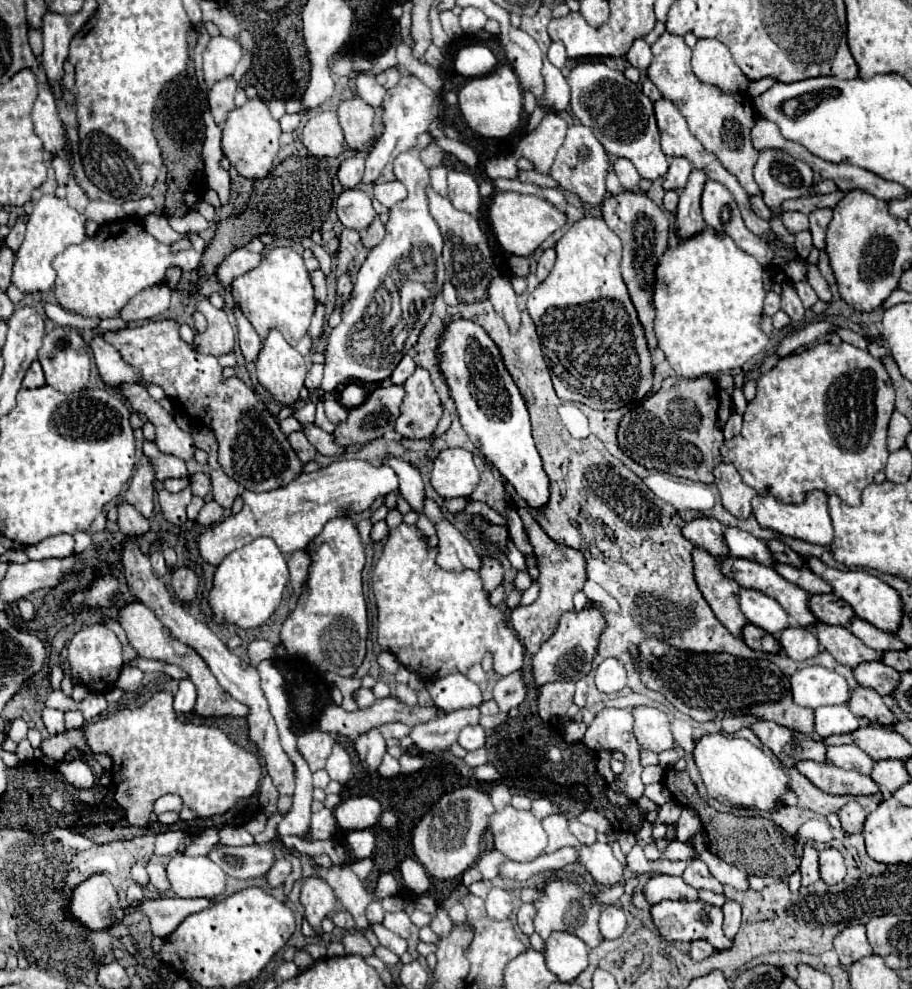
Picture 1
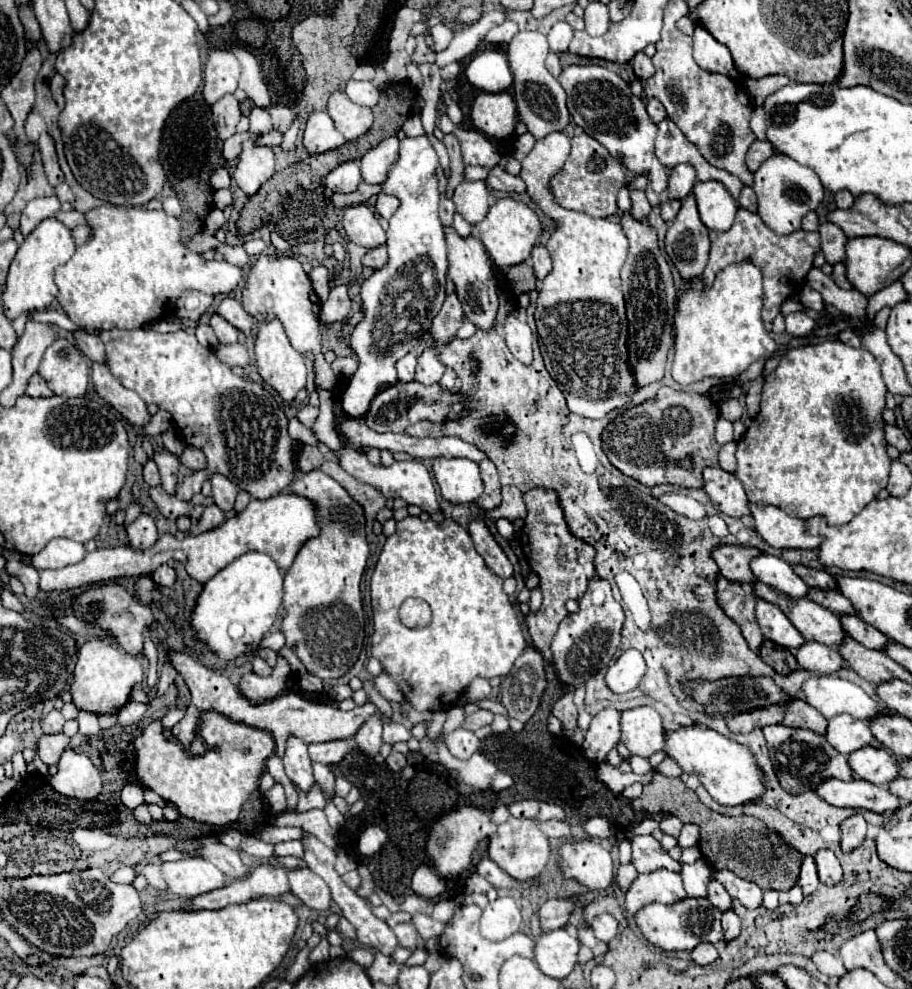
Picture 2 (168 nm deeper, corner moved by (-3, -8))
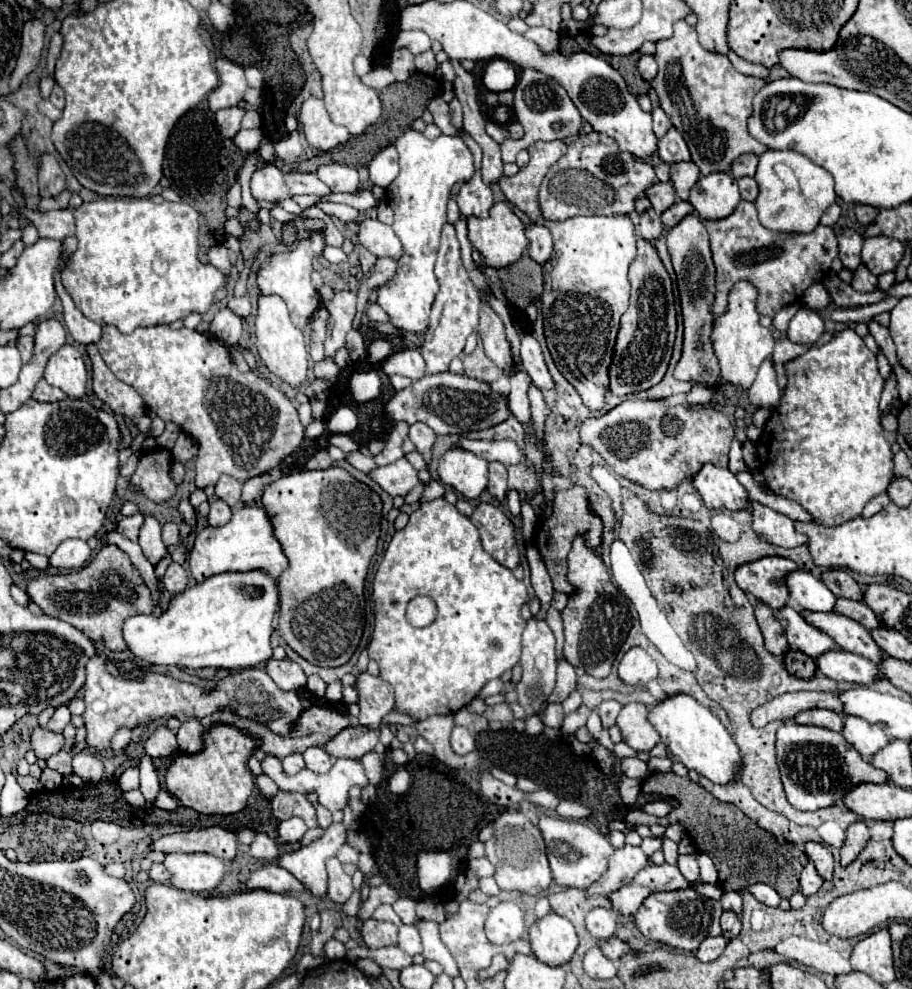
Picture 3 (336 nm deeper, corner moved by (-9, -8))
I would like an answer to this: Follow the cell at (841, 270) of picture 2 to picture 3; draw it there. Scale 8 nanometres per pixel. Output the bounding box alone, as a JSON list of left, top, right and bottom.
[852,265,878,293]

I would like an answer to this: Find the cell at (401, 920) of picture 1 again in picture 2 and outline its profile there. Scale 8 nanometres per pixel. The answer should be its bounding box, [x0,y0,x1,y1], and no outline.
[394,923,418,949]

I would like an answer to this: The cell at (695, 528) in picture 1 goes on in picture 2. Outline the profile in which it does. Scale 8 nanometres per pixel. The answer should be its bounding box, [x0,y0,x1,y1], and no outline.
[710,545,760,583]

